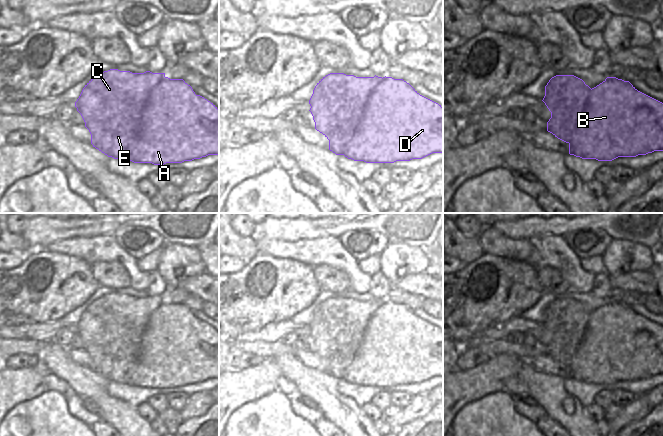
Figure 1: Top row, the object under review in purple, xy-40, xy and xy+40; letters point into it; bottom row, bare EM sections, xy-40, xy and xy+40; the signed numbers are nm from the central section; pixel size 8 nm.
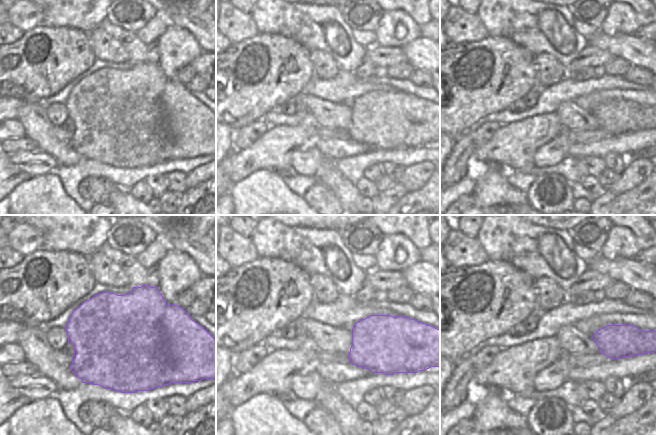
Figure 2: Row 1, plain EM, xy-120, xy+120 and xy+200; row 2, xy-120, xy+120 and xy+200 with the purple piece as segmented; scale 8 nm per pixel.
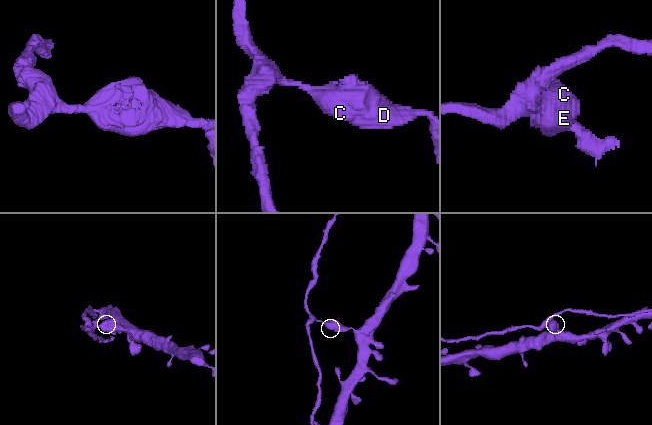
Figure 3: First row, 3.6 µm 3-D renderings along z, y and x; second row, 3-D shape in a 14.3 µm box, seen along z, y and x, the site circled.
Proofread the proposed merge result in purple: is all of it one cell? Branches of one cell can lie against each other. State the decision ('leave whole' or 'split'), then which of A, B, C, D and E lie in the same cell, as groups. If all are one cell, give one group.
split | A B D / C E

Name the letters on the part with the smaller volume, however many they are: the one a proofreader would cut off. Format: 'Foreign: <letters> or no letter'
Foreign: C, E

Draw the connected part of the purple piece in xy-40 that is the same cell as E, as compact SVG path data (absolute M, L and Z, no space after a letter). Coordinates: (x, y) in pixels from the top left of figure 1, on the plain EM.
M110 293L91 303L75 331L91 358L93 371L108 381L127 384L147 322L164 301L165 297Z

